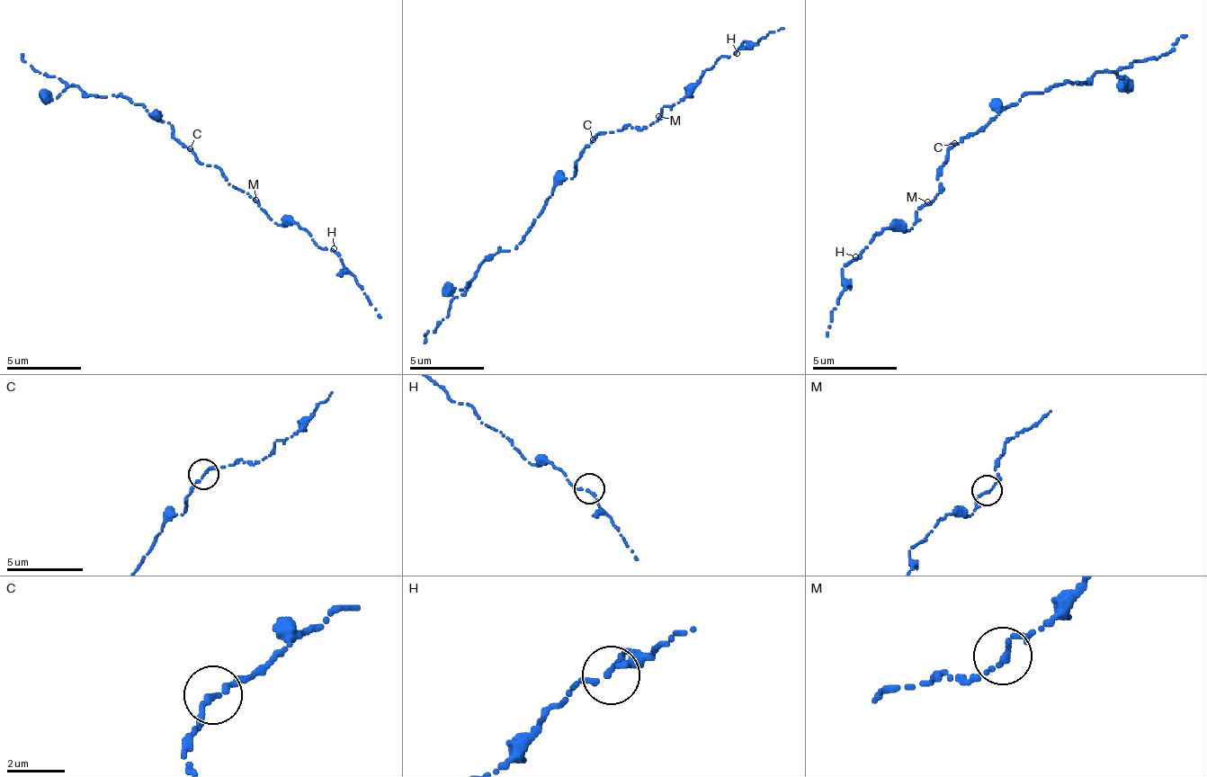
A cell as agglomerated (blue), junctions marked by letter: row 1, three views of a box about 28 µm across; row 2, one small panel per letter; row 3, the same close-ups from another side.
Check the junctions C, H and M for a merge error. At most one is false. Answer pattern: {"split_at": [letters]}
{"split_at": []}

